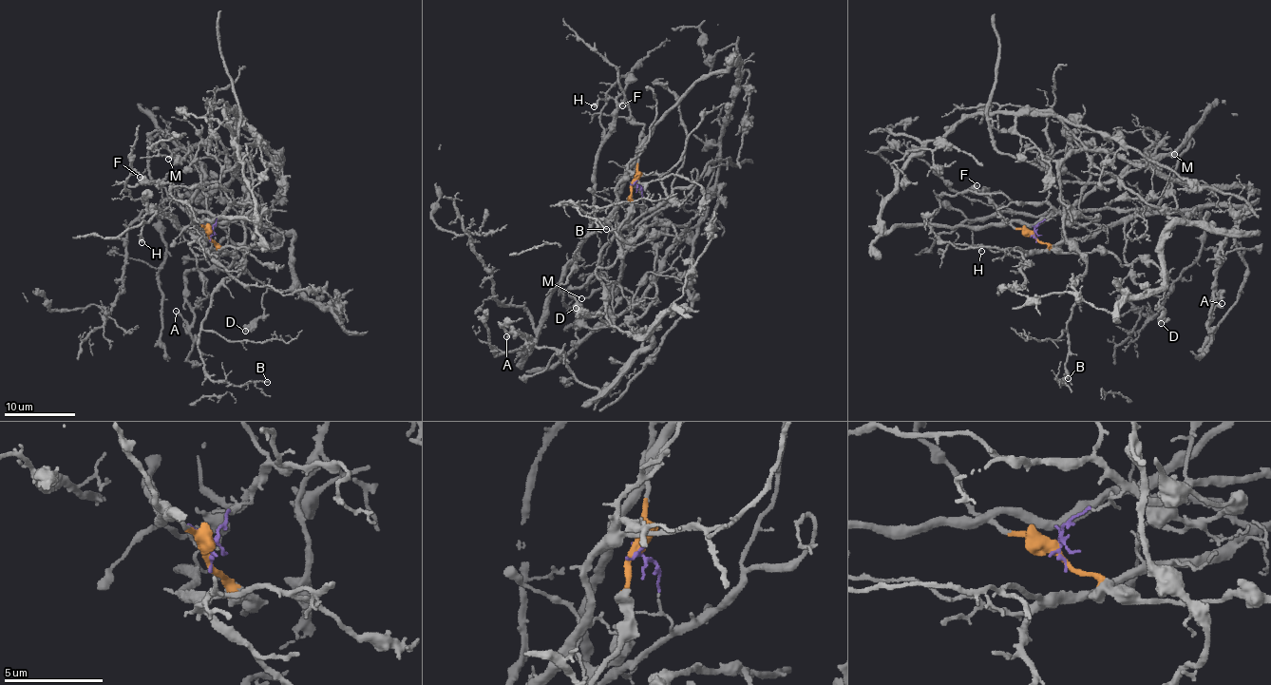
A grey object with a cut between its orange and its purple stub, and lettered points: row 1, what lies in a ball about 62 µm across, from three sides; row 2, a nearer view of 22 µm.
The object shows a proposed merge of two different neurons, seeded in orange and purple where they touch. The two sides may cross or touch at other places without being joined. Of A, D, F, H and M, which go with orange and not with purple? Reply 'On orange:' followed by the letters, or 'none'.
On orange: A, D, F, H, M

